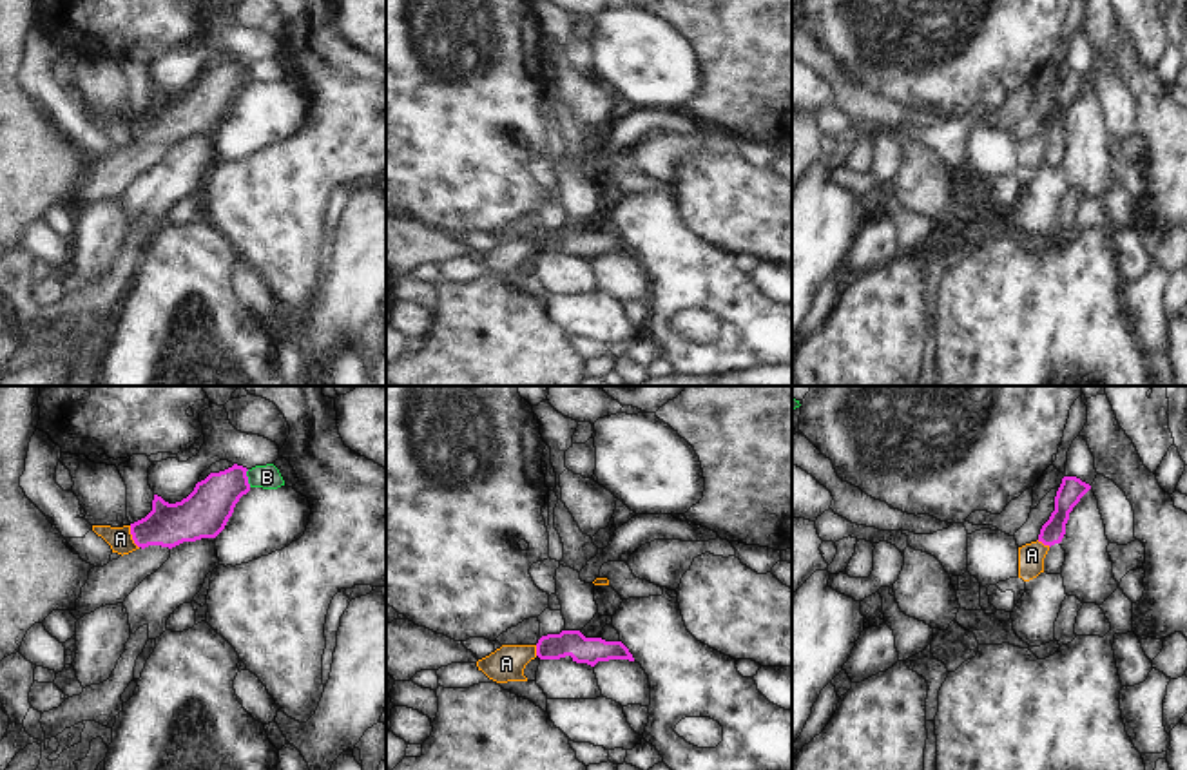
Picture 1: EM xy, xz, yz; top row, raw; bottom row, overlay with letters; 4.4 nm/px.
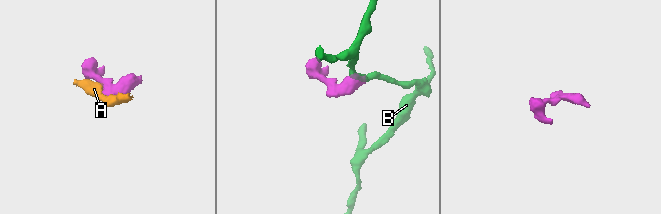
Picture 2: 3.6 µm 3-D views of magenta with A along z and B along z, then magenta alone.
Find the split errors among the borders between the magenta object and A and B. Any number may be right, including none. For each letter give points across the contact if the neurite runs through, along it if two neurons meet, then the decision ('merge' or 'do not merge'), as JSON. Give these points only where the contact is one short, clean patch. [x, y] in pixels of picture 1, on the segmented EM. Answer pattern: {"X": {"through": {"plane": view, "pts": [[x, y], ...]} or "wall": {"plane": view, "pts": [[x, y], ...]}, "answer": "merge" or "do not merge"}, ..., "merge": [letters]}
{"A": {"wall": {"plane": "xy", "pts": [[129, 526], [131, 538], [138, 548]]}, "answer": "do not merge"}, "B": {"wall": {"plane": "xy", "pts": [[247, 470], [250, 486]]}, "answer": "do not merge"}, "merge": []}

